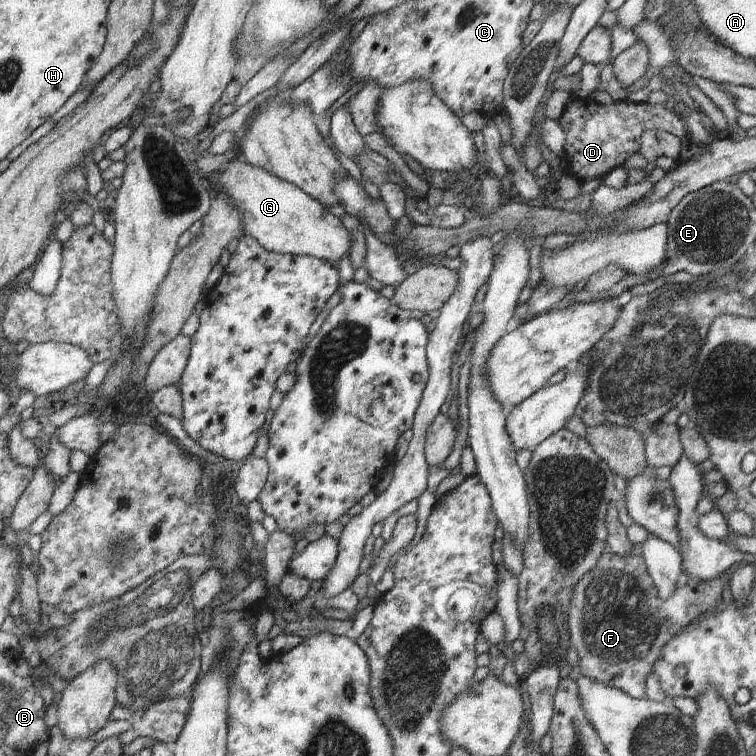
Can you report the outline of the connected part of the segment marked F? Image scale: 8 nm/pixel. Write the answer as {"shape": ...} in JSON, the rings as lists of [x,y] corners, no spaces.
{"shape":[[[610,551],[602,553],[596,566],[573,586],[566,604],[571,646],[578,652],[581,674],[607,687],[620,689],[632,698],[648,698],[645,691],[646,678],[653,672],[660,651],[672,637],[679,635],[702,613],[714,609],[723,602],[722,594],[724,588],[730,585],[732,572],[730,569],[723,576],[711,581],[698,581],[682,573],[677,580],[673,595],[668,600],[662,600],[640,555],[617,555]]]}

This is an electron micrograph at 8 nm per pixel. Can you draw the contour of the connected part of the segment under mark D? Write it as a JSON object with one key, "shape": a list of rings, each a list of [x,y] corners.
{"shape":[[[573,98],[557,119],[566,134],[562,156],[567,160],[565,172],[572,174],[580,183],[590,182],[618,167],[624,168],[626,160],[639,152],[641,136],[649,130],[666,131],[678,138],[686,134],[686,123],[681,116],[671,112],[665,103],[635,103],[630,100],[614,101],[603,106],[590,98]]]}

